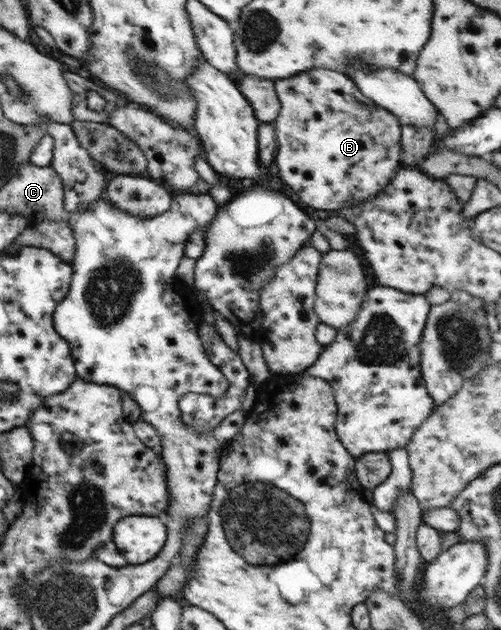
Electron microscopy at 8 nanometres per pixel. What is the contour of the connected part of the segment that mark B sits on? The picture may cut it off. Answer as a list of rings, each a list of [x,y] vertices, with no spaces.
[[[314,68],[274,83],[280,100],[280,111],[274,121],[279,146],[275,164],[279,168],[279,178],[297,192],[299,202],[307,204],[304,206],[307,210],[315,208],[331,214],[355,203],[367,203],[382,194],[402,166],[399,117],[367,98],[351,77],[329,68]]]

